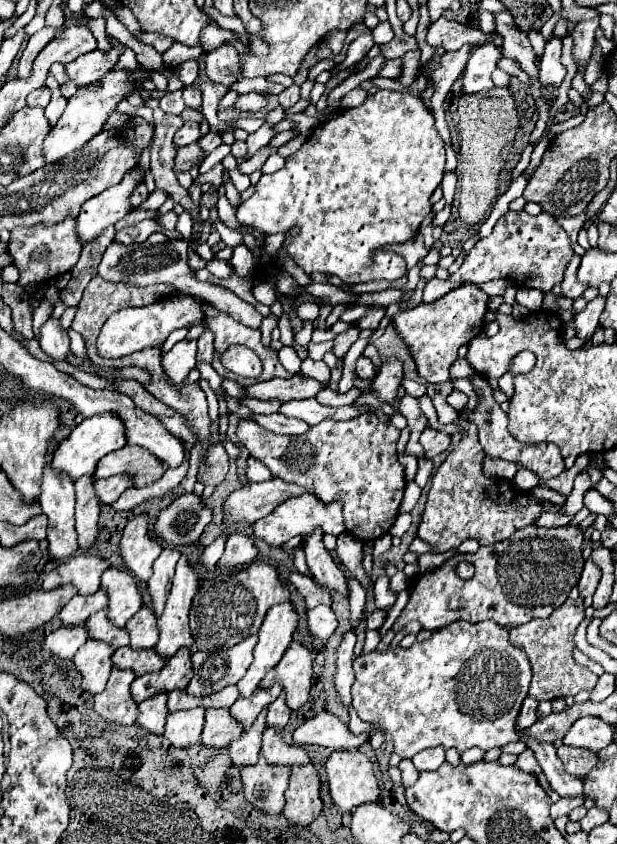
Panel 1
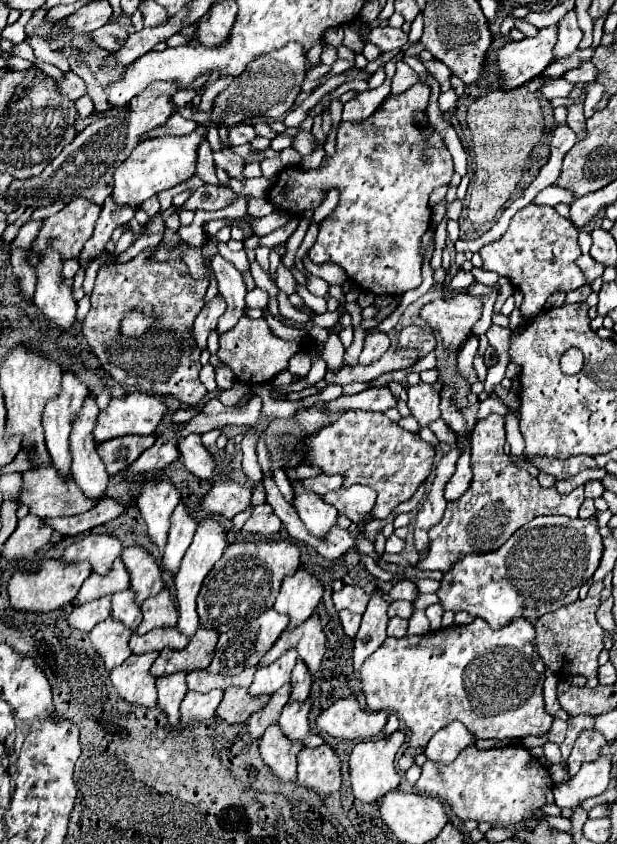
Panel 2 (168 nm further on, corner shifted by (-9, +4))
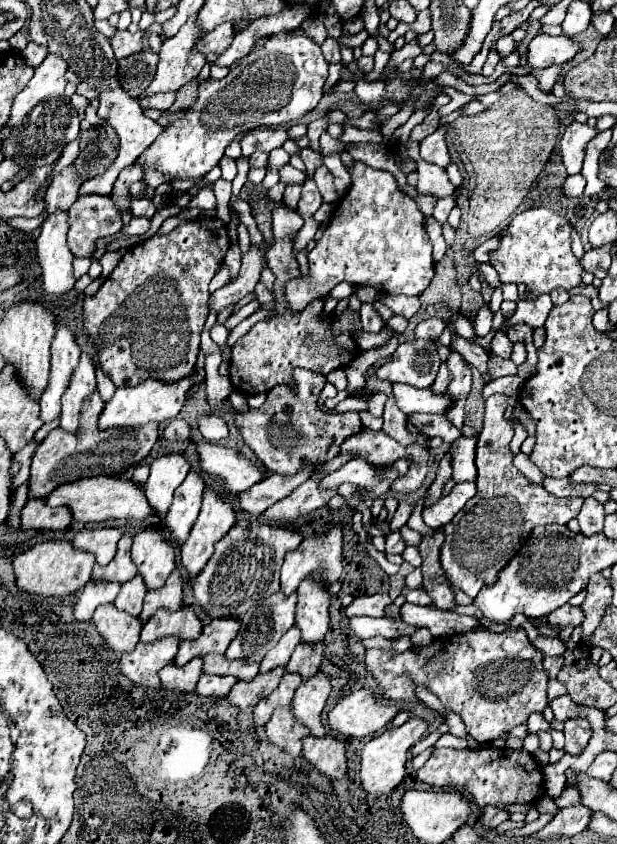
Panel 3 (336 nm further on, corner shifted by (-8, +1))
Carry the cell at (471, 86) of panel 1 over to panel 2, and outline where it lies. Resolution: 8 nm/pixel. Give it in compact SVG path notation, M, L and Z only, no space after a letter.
M557 25L539 29L535 37L507 43L497 55L499 75L507 89L521 87L523 83L541 75L553 63L553 47L557 43Z

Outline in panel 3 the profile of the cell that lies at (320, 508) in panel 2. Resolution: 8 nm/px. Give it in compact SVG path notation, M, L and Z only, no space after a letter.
M296 368L296 372L292 372L292 384L278 384L268 392L266 402L258 410L248 410L236 416L236 426L246 444L270 472L288 476L300 472L304 464L328 462L340 452L342 440L362 428L358 412L330 416L318 408L318 397L325 383L324 375Z

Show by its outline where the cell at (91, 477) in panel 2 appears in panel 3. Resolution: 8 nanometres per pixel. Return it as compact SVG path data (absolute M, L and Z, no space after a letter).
M88 354L80 356L78 368L72 374L70 386L62 396L62 416L60 416L60 428L78 434L80 430L80 408L84 402L88 402L88 396L96 390L96 378L94 378L94 362Z

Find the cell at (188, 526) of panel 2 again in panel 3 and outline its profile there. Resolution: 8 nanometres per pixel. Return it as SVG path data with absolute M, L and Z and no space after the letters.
M190 470L182 486L176 488L174 502L164 520L164 528L170 532L170 536L178 546L182 546L184 540L188 540L192 522L196 522L196 516L200 512L202 494L204 494L204 478L200 476L200 472Z

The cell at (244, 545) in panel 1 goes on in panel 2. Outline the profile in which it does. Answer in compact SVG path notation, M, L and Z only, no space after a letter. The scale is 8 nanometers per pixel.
M269 503L257 505L249 517L249 521L243 525L243 533L251 533L253 537L273 537L279 533L279 517L273 513Z

